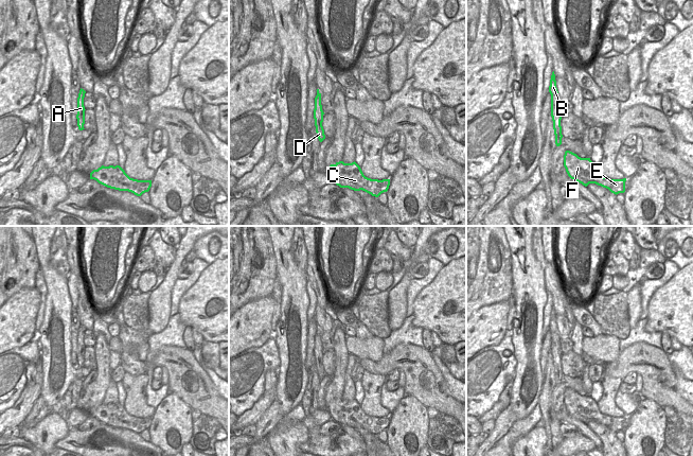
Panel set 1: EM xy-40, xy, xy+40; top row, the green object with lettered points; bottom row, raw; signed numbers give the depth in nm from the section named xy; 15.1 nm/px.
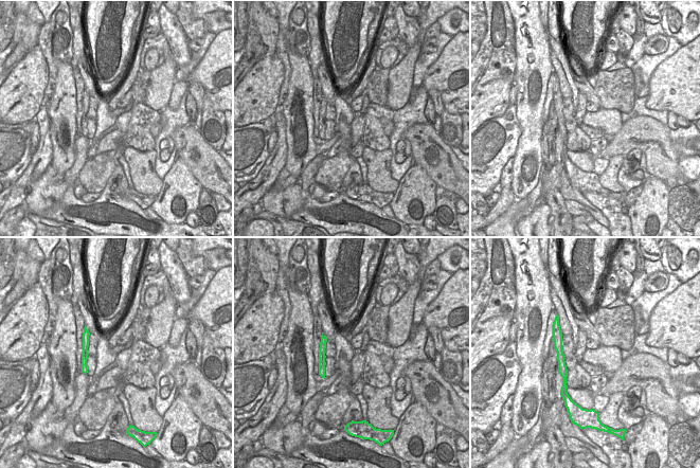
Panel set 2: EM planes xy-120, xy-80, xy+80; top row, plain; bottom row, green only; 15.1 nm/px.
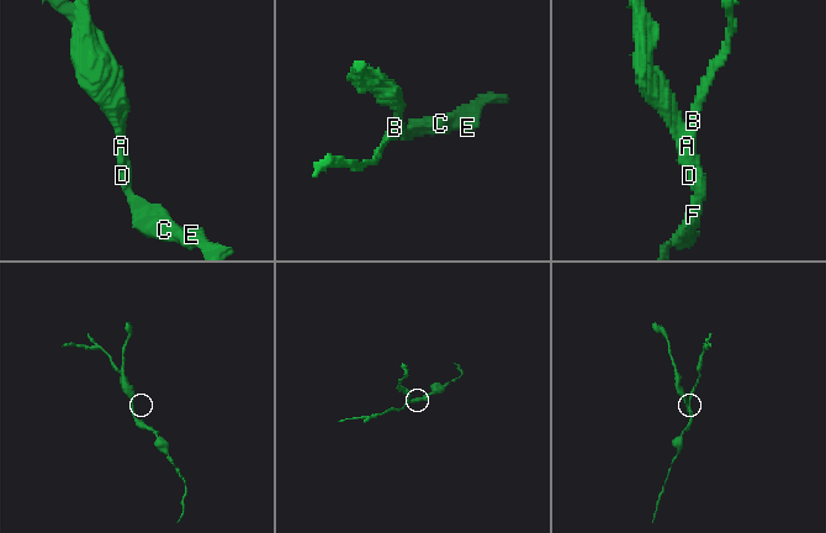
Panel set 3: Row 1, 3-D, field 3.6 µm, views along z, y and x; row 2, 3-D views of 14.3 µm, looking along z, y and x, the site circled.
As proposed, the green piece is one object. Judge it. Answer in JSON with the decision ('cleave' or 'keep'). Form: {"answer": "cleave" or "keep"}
{"answer": "cleave"}

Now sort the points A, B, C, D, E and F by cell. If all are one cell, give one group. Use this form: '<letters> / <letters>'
A D / B C E F

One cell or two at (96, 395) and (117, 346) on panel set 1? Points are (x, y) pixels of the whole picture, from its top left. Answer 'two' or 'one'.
two

